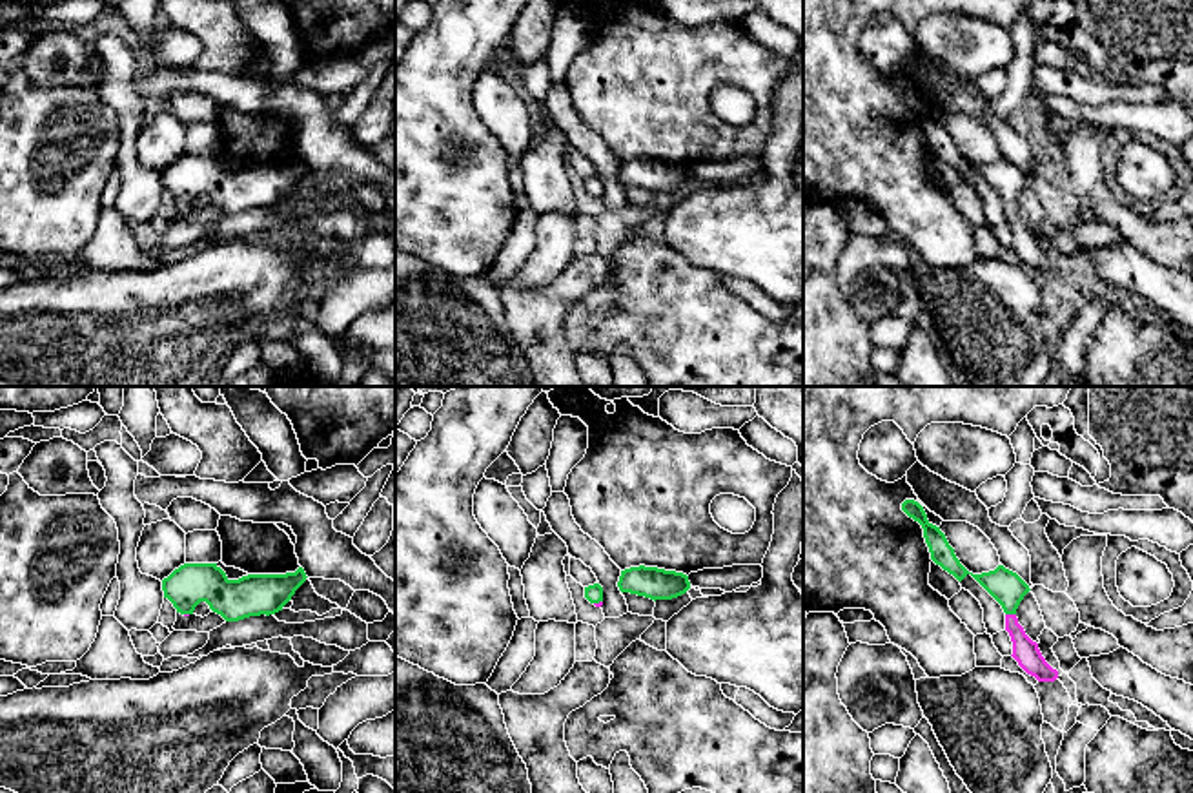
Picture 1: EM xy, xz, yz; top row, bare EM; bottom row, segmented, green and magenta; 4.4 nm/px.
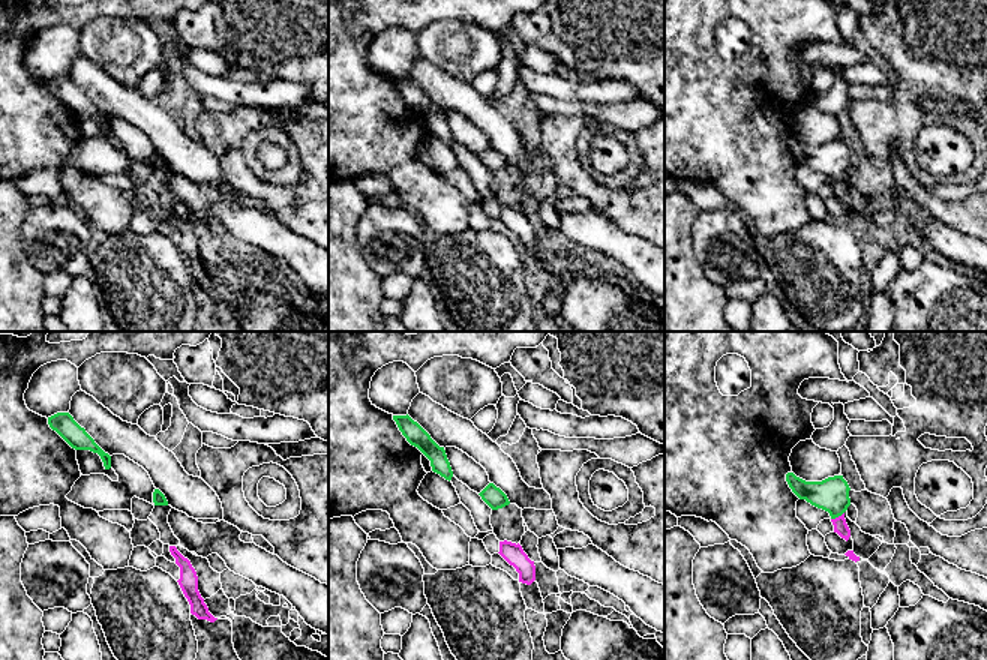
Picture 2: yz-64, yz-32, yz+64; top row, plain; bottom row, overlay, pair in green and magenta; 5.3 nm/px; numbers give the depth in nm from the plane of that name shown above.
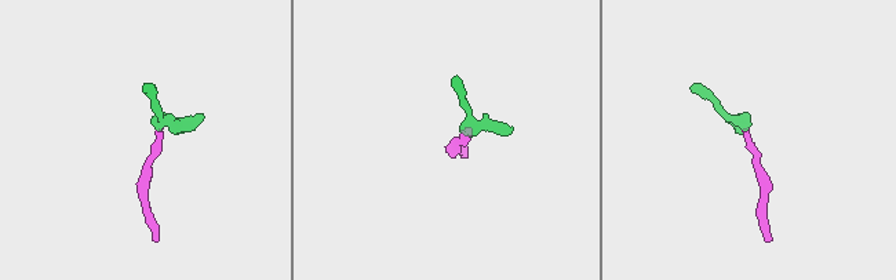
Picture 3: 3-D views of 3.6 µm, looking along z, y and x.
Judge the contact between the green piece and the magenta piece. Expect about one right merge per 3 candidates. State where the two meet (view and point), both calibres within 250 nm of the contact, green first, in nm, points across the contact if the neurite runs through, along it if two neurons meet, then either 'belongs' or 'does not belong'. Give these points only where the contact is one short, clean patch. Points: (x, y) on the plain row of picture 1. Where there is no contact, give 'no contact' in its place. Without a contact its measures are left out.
yz (1011, 205) | 150/120 nm | across yz (1004, 177), (1009, 183), (1011, 205), (1011, 217), (1026, 243) | belongs

